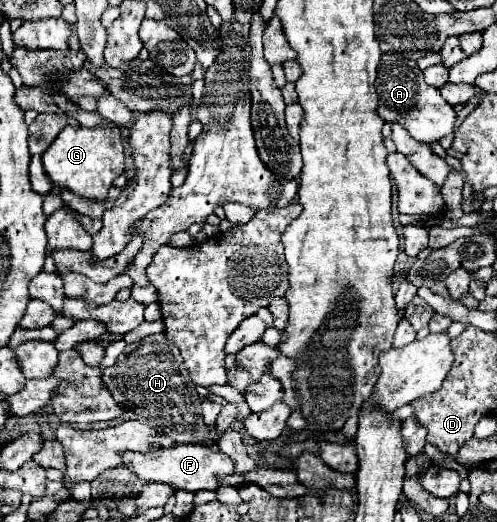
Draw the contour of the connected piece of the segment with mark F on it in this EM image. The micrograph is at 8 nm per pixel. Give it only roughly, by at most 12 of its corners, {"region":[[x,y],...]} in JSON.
{"region":[[203,444],[159,454],[125,452],[123,466],[145,482],[215,490],[233,460]]}

